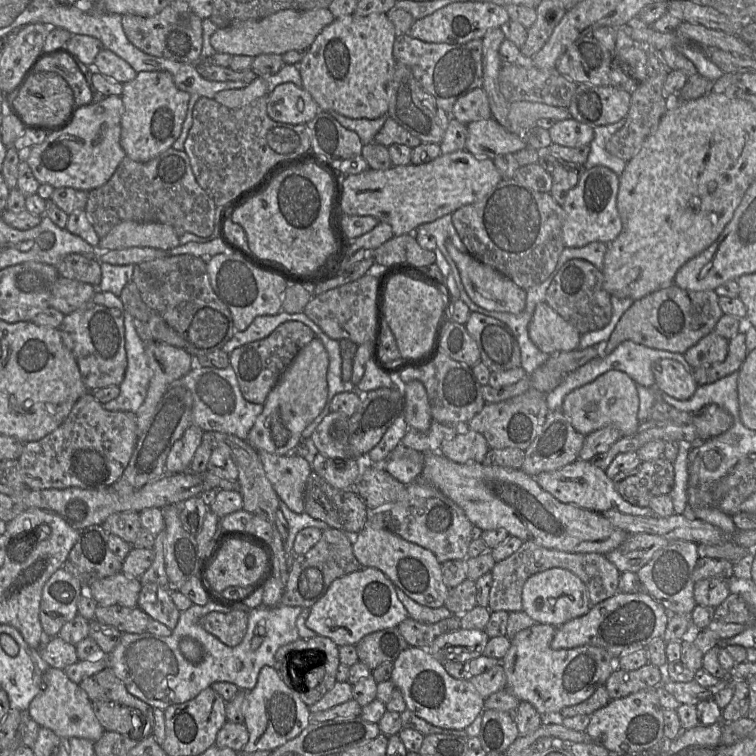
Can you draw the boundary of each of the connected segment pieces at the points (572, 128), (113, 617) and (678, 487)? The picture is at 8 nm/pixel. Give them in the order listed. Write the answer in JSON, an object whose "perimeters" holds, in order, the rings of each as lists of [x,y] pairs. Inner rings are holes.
{"perimeters":[[[[572,117],[556,121],[549,130],[552,143],[564,147],[581,147],[590,145],[594,138],[594,128]]],[[[98,605],[95,610],[95,620],[104,625],[110,625],[121,633],[143,633],[147,631],[150,617],[138,606]]],[[[678,442],[678,455],[673,462],[674,486],[669,494],[674,514],[681,515],[688,505],[688,454],[692,448],[689,442]]]]}

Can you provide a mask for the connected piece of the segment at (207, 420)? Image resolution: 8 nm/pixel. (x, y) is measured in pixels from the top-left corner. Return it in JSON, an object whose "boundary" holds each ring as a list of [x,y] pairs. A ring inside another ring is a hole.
{"boundary":[[[229,365],[225,369],[195,366],[182,378],[180,383],[192,394],[192,424],[204,431],[232,434],[246,440],[256,418],[262,413],[263,405],[248,402],[242,395],[236,374]]]}

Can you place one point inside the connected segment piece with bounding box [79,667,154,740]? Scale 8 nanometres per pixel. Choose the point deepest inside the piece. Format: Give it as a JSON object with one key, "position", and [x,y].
{"position":[103,686]}

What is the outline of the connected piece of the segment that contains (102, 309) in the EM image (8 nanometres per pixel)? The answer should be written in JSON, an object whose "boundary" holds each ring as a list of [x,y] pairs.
{"boundary":[[[97,290],[82,307],[66,315],[57,328],[63,344],[74,356],[89,392],[119,386],[124,379],[127,368],[124,312],[119,296]]]}

